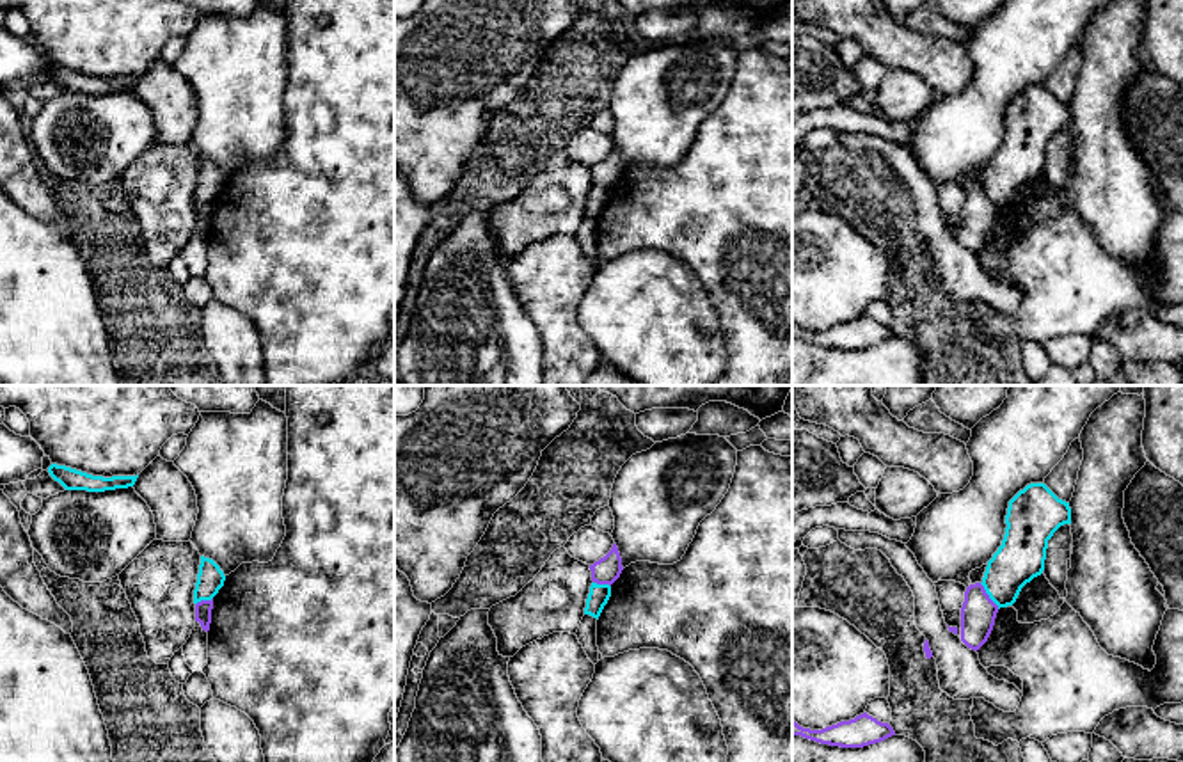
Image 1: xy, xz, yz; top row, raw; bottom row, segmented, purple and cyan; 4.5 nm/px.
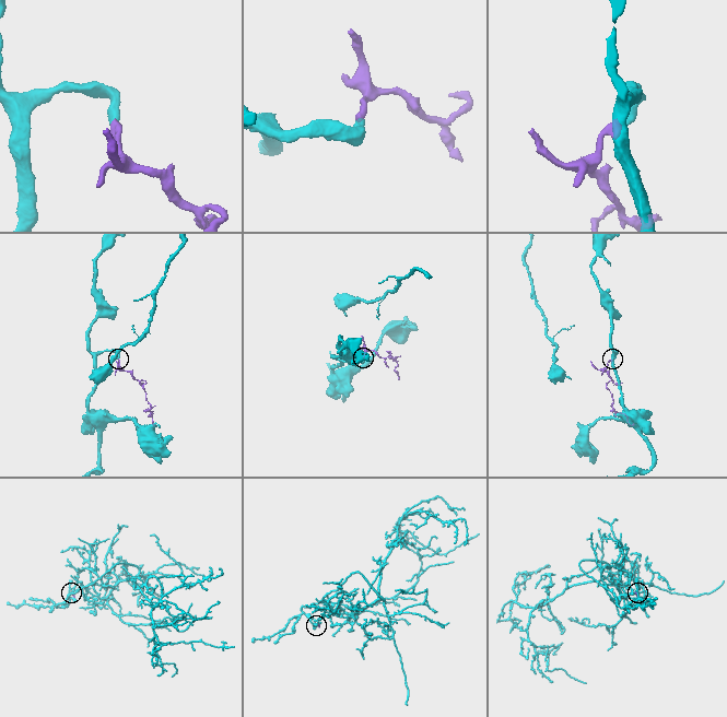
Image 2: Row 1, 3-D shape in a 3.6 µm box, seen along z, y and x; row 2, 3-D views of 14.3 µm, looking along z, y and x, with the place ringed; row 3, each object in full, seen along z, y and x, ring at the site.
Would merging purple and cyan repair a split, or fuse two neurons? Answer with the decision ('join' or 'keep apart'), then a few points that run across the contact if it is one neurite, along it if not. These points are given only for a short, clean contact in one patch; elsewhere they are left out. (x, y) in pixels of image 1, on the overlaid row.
keep apart | yz (979, 583), (999, 608)

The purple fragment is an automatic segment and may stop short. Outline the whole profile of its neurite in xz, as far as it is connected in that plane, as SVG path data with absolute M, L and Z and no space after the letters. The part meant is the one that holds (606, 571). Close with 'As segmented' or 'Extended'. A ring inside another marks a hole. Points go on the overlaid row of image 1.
M613 544L611 551L604 558L590 565L590 570L593 583L611 586L623 570L616 544Z. As segmented

